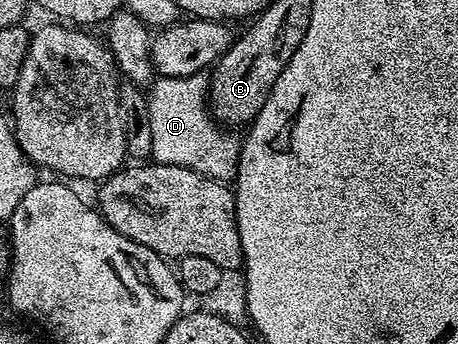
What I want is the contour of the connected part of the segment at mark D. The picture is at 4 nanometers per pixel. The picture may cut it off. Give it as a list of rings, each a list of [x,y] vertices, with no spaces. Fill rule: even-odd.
[[[199,73],[188,79],[155,78],[146,100],[147,121],[151,123],[152,149],[149,158],[155,163],[180,165],[209,179],[233,180],[238,174],[239,136],[225,135],[208,110],[204,88],[208,79]]]

